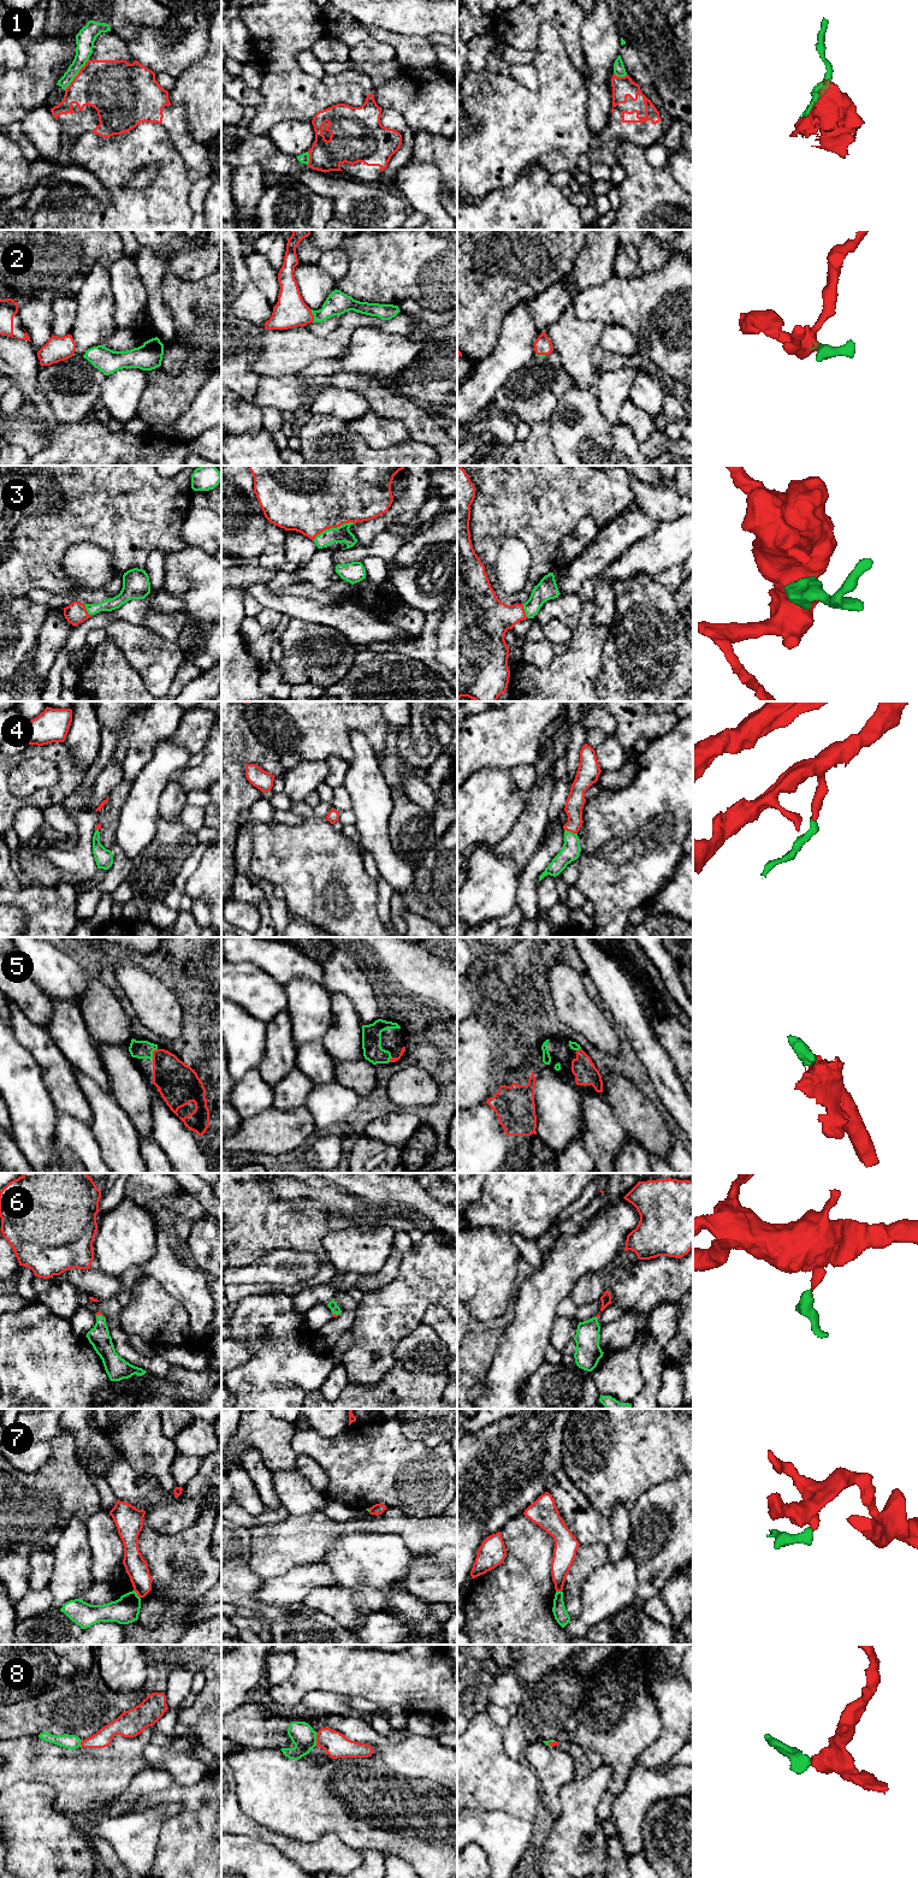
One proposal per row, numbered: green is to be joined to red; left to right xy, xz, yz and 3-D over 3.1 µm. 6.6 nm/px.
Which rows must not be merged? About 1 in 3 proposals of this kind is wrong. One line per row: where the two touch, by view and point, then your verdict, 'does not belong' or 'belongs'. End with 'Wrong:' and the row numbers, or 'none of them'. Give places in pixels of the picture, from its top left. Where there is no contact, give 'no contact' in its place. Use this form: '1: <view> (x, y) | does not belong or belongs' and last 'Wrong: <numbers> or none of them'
1: xy (77, 75) | does not belong
2: xz (313, 315) | belongs
3: xz (332, 527) | belongs
4: yz (570, 831) | belongs
5: xy (153, 1053) | belongs
6: xy (100, 1314) | belongs
7: xy (137, 1594) | does not belong
8: xz (317, 1739) | does not belong
Wrong: 1, 7, 8

